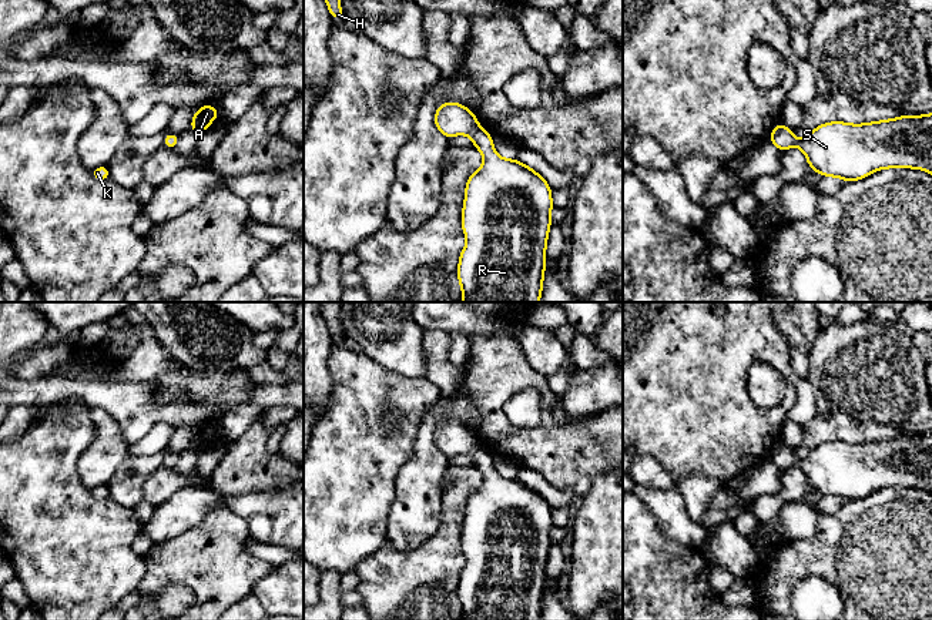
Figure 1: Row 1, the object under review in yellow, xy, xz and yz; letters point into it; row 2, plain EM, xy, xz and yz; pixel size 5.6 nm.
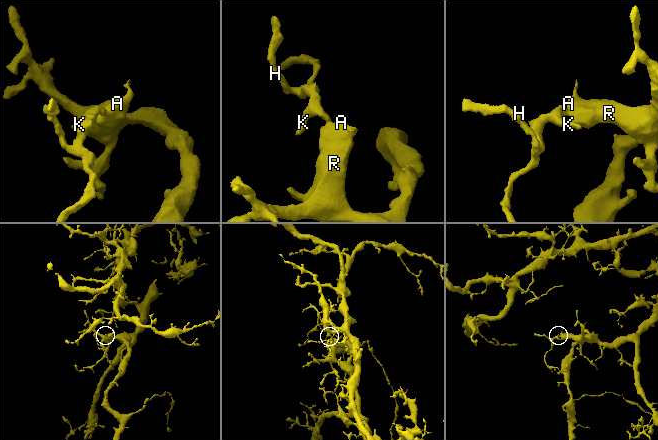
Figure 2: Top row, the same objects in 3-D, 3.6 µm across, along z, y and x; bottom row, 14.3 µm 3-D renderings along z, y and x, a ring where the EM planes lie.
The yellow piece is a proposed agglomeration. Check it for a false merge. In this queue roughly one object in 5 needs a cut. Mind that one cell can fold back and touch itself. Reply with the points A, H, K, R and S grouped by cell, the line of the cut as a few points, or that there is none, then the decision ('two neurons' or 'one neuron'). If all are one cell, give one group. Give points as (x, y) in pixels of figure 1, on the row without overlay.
A H K R S | no cut | one neuron

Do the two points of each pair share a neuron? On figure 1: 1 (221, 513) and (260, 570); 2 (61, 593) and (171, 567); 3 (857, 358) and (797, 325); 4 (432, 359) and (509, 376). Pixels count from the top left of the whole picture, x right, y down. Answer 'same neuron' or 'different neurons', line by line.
1: same neuron
2: different neurons
3: different neurons
4: different neurons

